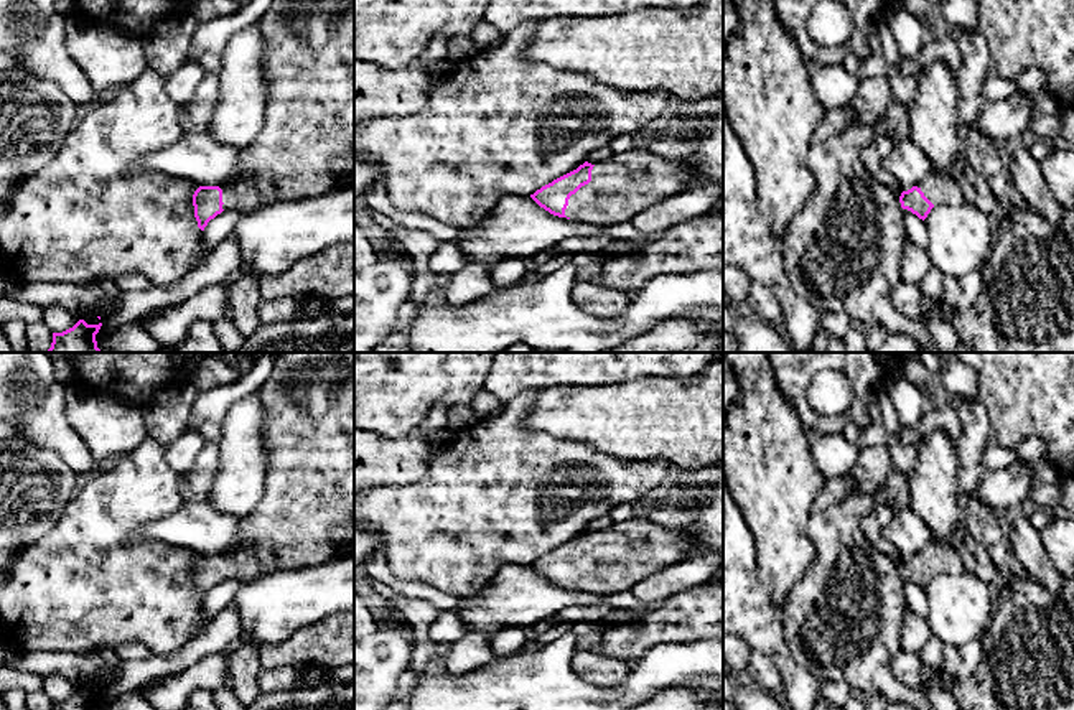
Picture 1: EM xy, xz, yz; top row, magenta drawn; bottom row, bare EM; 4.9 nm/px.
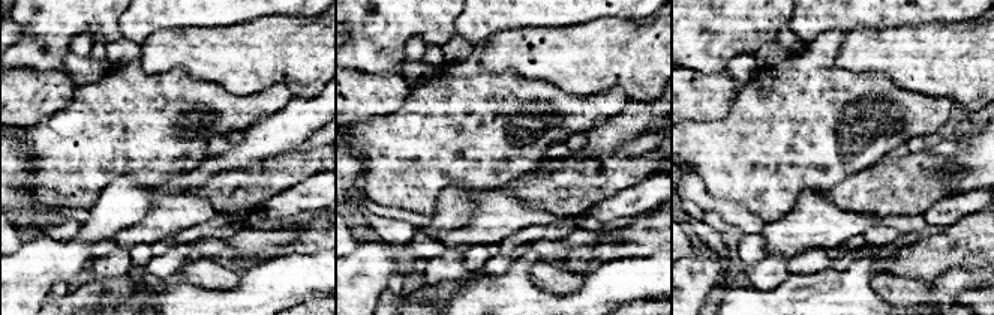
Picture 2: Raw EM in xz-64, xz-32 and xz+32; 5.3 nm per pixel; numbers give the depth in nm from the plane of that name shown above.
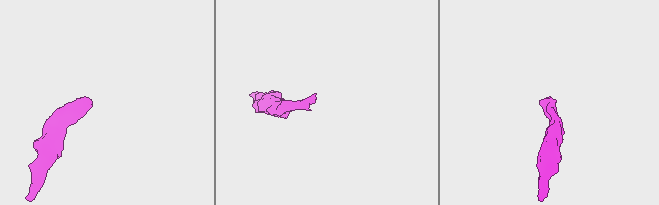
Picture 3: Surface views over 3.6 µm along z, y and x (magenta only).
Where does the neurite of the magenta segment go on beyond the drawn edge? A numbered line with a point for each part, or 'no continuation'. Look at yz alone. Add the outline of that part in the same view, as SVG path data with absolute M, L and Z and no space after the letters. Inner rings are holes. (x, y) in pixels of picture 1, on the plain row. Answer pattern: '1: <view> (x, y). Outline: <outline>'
1: yz (938, 557). Outline: M937 539L922 549L919 557L934 575L957 575L964 572L959 554Z

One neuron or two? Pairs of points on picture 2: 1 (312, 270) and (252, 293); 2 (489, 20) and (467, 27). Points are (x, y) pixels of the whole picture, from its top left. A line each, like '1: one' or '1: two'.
1: one
2: one

